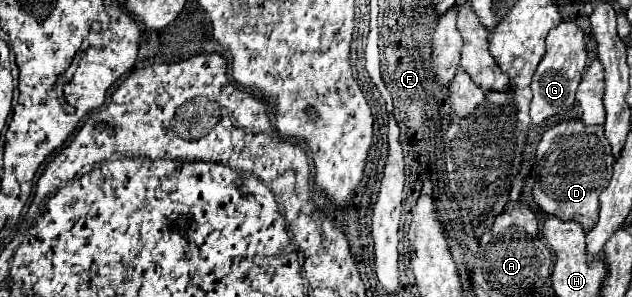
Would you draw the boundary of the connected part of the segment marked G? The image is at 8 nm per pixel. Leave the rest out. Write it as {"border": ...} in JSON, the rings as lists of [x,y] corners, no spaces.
{"border":[[[571,19],[561,21],[557,27],[553,27],[547,35],[547,51],[533,75],[531,89],[531,121],[533,125],[545,123],[549,117],[565,113],[575,103],[575,91],[579,85],[579,79],[583,75],[583,69],[587,67],[587,45],[585,45],[585,31]]]}

